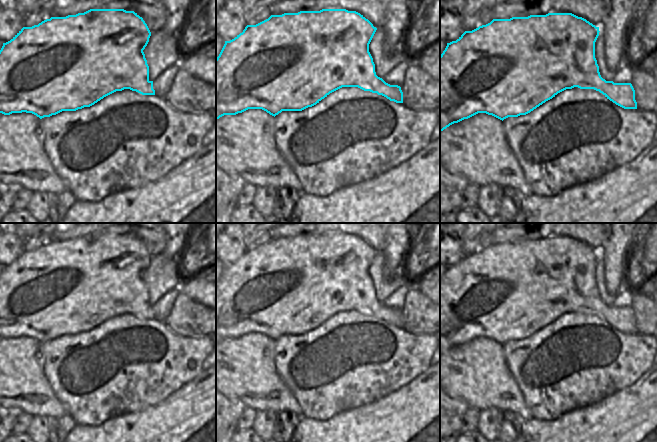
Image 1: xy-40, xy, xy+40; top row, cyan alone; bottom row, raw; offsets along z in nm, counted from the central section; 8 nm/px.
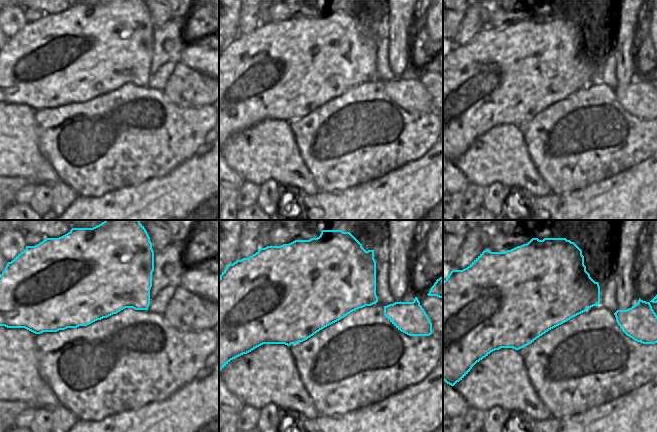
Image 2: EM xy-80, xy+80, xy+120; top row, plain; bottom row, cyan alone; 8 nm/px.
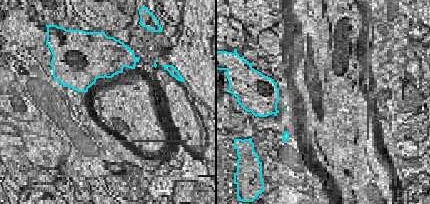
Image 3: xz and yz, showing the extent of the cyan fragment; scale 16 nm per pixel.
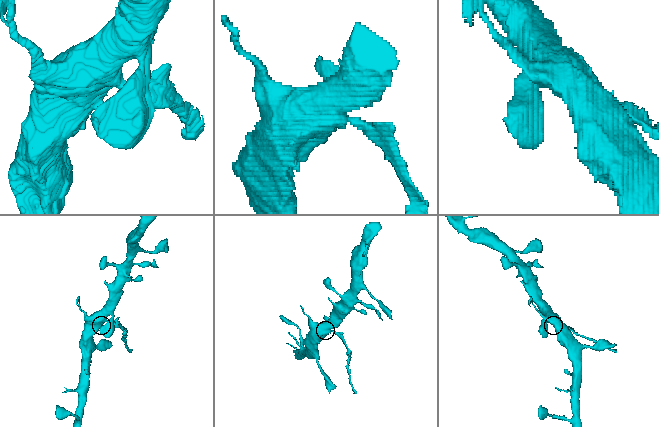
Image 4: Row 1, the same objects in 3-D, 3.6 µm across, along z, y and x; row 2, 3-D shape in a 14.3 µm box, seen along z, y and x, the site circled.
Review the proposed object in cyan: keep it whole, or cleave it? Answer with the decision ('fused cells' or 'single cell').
fused cells

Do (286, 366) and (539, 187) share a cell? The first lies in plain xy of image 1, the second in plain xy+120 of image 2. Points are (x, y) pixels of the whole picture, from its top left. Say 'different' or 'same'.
different

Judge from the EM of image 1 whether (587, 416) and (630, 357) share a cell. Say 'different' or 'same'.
different

